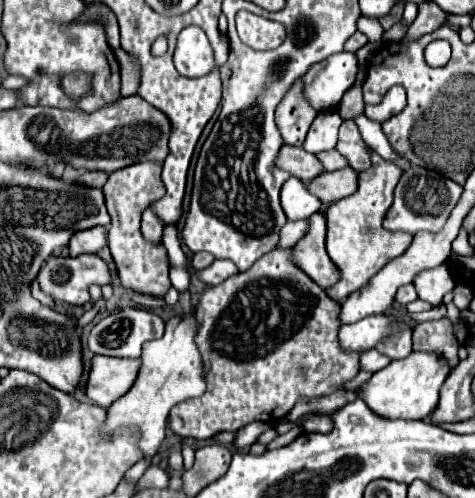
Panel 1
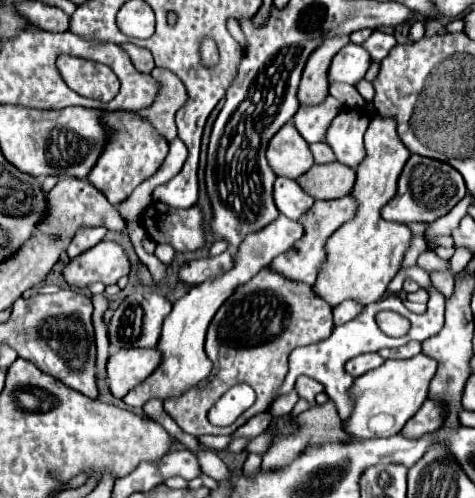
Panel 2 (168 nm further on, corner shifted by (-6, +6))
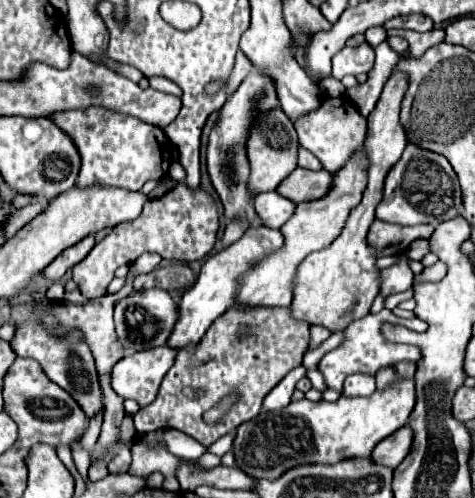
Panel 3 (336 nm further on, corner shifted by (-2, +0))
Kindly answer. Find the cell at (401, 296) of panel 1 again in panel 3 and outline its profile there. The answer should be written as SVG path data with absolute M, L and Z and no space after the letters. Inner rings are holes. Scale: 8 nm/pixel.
M399 260L397 264L381 270L379 276L381 276L381 286L379 286L381 296L403 292L413 284L413 272L405 260Z

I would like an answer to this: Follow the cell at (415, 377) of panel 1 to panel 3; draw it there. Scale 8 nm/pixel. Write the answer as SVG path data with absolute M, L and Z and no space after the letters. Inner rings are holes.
M401 380L385 392L375 390L369 398L341 396L337 402L291 402L283 410L261 410L259 416L243 422L233 438L235 464L251 478L275 480L287 470L303 464L337 464L349 458L363 458L395 430L407 424L415 406L415 382Z

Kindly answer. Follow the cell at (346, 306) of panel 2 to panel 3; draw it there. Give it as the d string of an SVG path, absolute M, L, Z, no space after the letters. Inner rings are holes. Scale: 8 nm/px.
M311 326L311 340L309 340L309 350L317 348L321 342L325 342L329 338L329 332L327 328L323 326Z

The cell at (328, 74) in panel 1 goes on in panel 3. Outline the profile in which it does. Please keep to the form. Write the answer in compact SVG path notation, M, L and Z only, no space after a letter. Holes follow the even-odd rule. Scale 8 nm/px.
M363 42L357 48L343 48L333 56L333 78L341 80L345 74L361 74L361 72L369 72L373 68L373 60L375 60L375 52L373 48Z

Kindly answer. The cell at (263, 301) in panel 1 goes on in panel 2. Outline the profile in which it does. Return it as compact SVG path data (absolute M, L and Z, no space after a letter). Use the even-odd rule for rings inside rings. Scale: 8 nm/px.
M267 266L249 282L237 286L213 316L205 342L205 352L213 360L213 372L207 378L207 384L203 382L190 388L187 394L179 398L165 400L165 412L177 422L181 430L193 436L233 434L249 418L271 408L271 402L275 400L287 376L287 358L291 350L329 338L333 328L333 308L325 300L321 300L309 284L289 280ZM241 382L247 382L255 390L255 404L247 412L243 412L231 426L213 426L207 418L207 412L231 386Z

